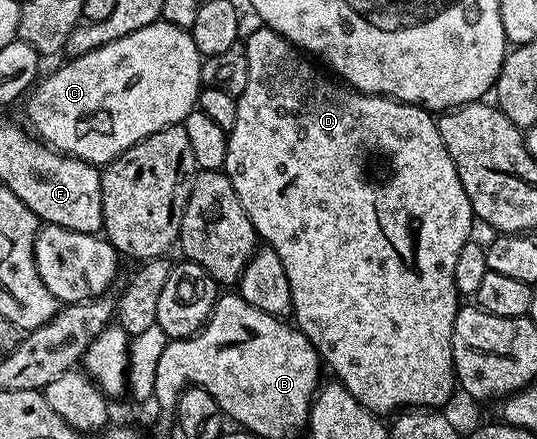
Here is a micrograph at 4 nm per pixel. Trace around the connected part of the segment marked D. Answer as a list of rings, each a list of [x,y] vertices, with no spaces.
[[[258,28],[245,37],[249,83],[245,83],[245,91],[237,98],[237,117],[227,135],[223,169],[233,183],[233,191],[237,191],[237,199],[241,199],[241,207],[245,207],[245,215],[249,215],[256,234],[262,240],[264,237],[267,240],[264,242],[277,251],[281,264],[285,266],[285,275],[289,275],[289,291],[293,295],[291,311],[294,324],[319,352],[322,364],[326,368],[328,365],[339,376],[336,377],[338,384],[344,385],[349,395],[353,395],[353,399],[357,399],[357,403],[364,405],[370,413],[384,415],[412,407],[443,407],[451,392],[457,389],[453,323],[461,308],[461,295],[455,286],[453,267],[457,267],[461,247],[472,236],[473,214],[453,159],[449,151],[445,151],[436,118],[420,105],[410,105],[394,97],[381,97],[378,93],[361,93],[330,76],[319,77],[318,71],[310,65],[312,62],[287,38],[275,29]]]

